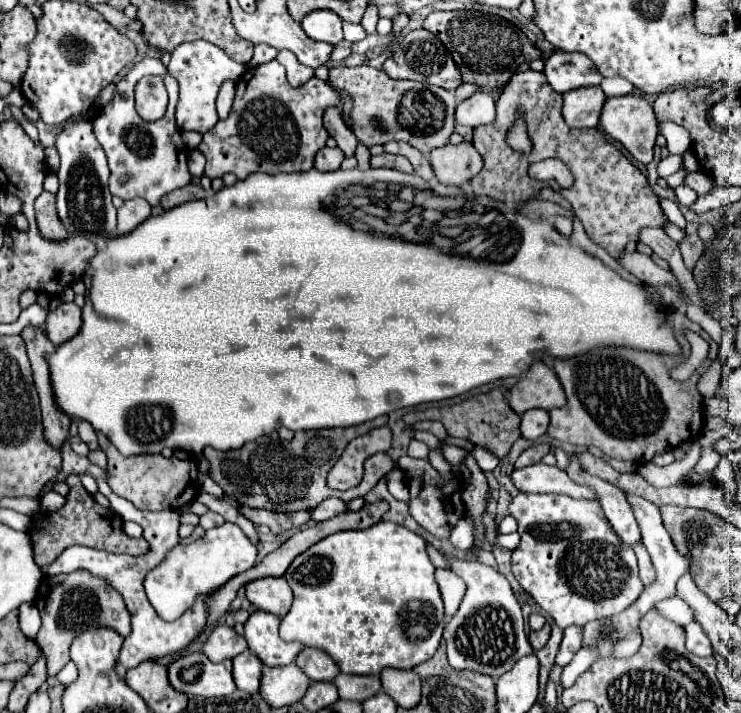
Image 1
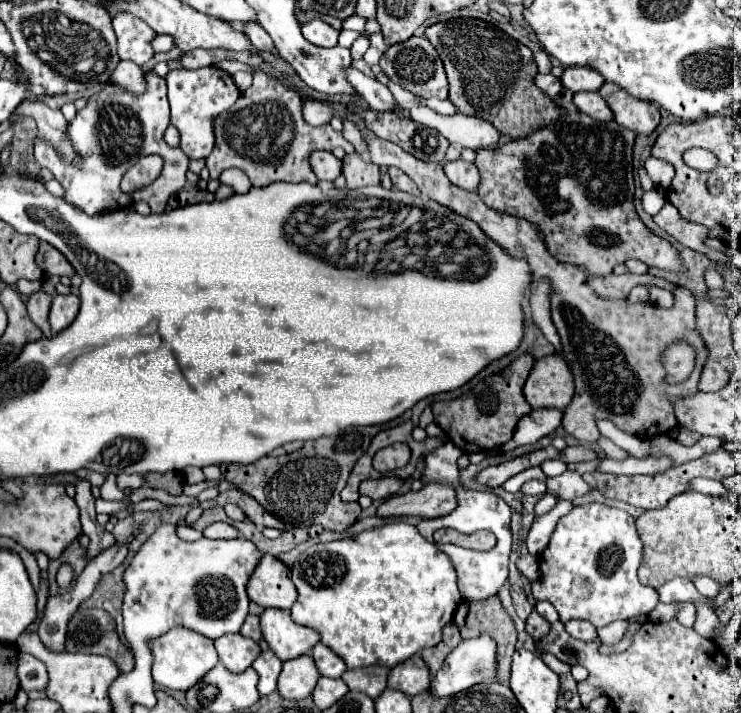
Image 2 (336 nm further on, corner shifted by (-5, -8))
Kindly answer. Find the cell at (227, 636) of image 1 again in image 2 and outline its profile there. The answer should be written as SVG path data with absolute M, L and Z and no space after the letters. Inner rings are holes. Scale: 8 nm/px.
M240 633L222 635L220 639L214 641L214 645L218 649L220 663L232 673L246 671L252 665L252 661L260 655L258 643L248 637L242 637Z

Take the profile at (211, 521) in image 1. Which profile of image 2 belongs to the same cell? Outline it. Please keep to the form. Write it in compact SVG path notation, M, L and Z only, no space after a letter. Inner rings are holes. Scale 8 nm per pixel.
M212 523L204 529L204 537L208 537L208 539L236 539L238 531L230 523Z

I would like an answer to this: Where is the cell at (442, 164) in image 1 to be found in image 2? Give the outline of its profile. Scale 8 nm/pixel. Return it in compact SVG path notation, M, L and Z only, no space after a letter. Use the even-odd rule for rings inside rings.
M462 159L458 161L448 161L444 165L444 173L446 177L460 189L466 189L466 191L476 191L478 185L480 185L480 173L476 169L474 163L466 163Z

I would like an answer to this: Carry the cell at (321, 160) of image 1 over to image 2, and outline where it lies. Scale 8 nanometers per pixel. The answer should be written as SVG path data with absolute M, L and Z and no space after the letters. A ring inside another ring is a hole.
M314 151L310 155L310 165L320 181L334 181L342 173L342 161L328 151Z

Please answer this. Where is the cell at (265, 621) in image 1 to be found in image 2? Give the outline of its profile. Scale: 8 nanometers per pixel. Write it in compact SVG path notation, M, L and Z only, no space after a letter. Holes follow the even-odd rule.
M264 609L264 613L260 615L260 627L264 641L280 661L310 653L312 647L320 641L320 635L314 629L296 625L290 619L290 611Z

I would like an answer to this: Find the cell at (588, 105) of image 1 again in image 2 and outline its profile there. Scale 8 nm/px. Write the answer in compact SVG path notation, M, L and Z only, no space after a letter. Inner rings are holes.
M576 93L574 105L582 113L588 113L596 121L604 121L604 123L612 121L612 111L606 105L606 101L600 97L600 93Z

